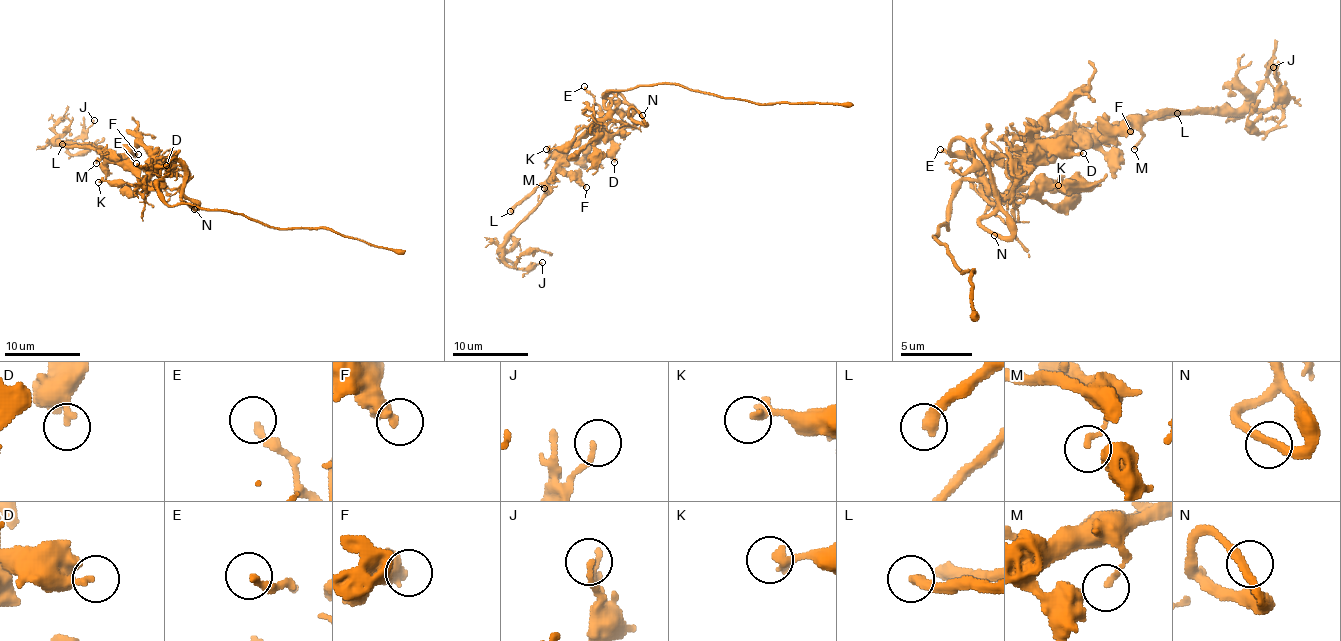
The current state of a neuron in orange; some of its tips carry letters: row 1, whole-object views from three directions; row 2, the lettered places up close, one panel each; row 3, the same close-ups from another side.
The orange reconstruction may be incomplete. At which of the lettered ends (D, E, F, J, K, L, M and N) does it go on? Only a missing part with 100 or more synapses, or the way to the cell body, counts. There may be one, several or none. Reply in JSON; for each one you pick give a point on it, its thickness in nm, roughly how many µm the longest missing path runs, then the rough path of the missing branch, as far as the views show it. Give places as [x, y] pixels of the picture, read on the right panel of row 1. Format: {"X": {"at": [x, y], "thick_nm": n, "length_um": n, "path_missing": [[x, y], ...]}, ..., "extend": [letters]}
{"L": {"at": [1177, 113], "thick_nm": 400, "length_um": 120}, "extend": ["L"]}

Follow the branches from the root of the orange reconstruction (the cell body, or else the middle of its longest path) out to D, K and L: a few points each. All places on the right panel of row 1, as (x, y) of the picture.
D: (962, 181), (972, 181), (994, 156), (1030, 156), (1037, 149), (1083, 153)
K: (962, 181), (983, 181), (997, 196), (1026, 192), (1037, 185), (1051, 185), (1055, 181), (1058, 185)
L: (962, 181), (972, 178), (983, 160), (1051, 160), (1069, 145), (1098, 145), (1126, 120), (1173, 117), (1177, 113)

